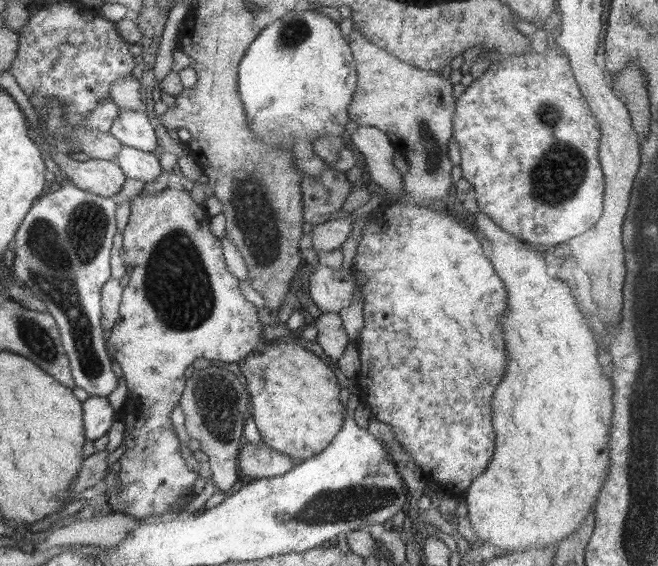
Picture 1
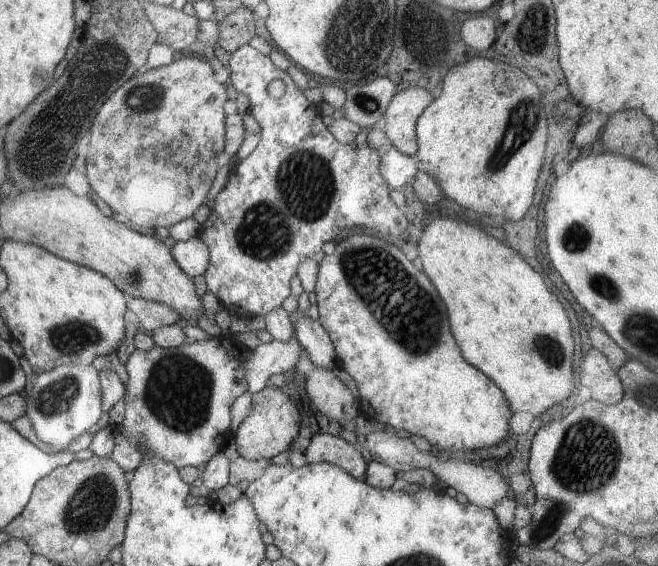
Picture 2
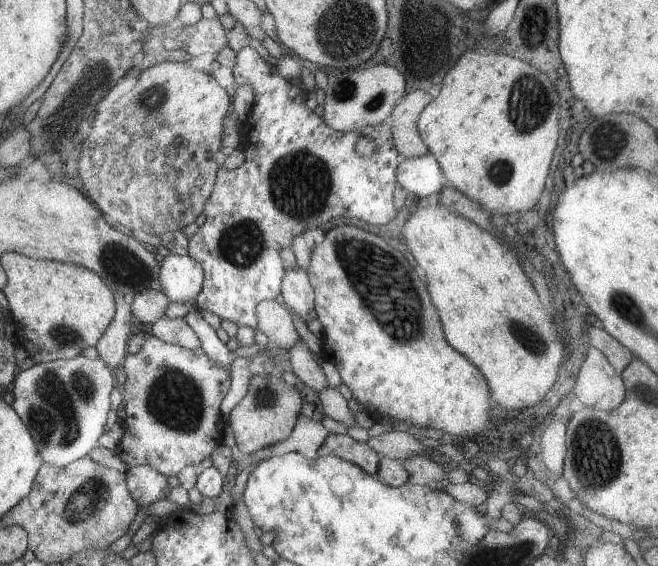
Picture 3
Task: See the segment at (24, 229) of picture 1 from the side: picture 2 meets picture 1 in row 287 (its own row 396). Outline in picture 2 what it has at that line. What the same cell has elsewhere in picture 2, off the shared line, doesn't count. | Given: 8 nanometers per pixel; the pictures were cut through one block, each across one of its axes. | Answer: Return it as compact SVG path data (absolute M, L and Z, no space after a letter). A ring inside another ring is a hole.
M65 364L37 374L26 397L26 415L38 440L48 444L54 453L66 450L74 438L100 420L102 413L101 378L93 365Z

